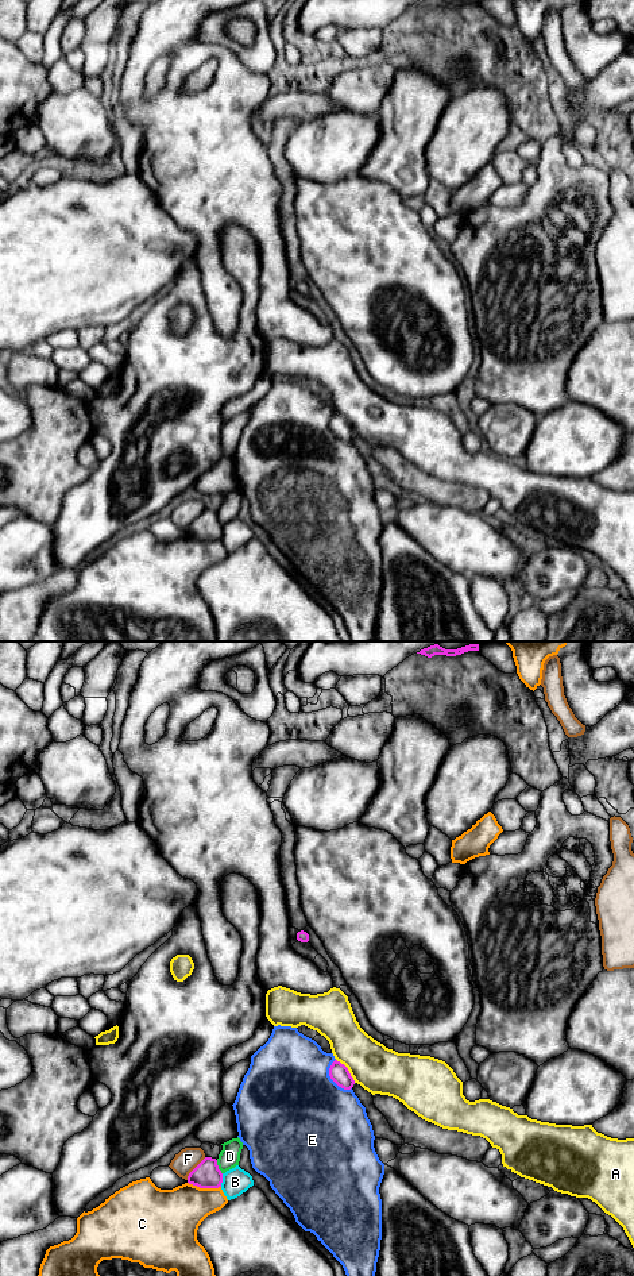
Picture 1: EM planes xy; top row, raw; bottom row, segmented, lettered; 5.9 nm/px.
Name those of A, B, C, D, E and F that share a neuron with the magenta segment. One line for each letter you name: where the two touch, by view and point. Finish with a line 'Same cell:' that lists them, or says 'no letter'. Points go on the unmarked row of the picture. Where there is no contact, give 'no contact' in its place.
Same cell: no letter

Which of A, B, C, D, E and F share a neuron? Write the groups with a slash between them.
A / B / C / D / E / F

